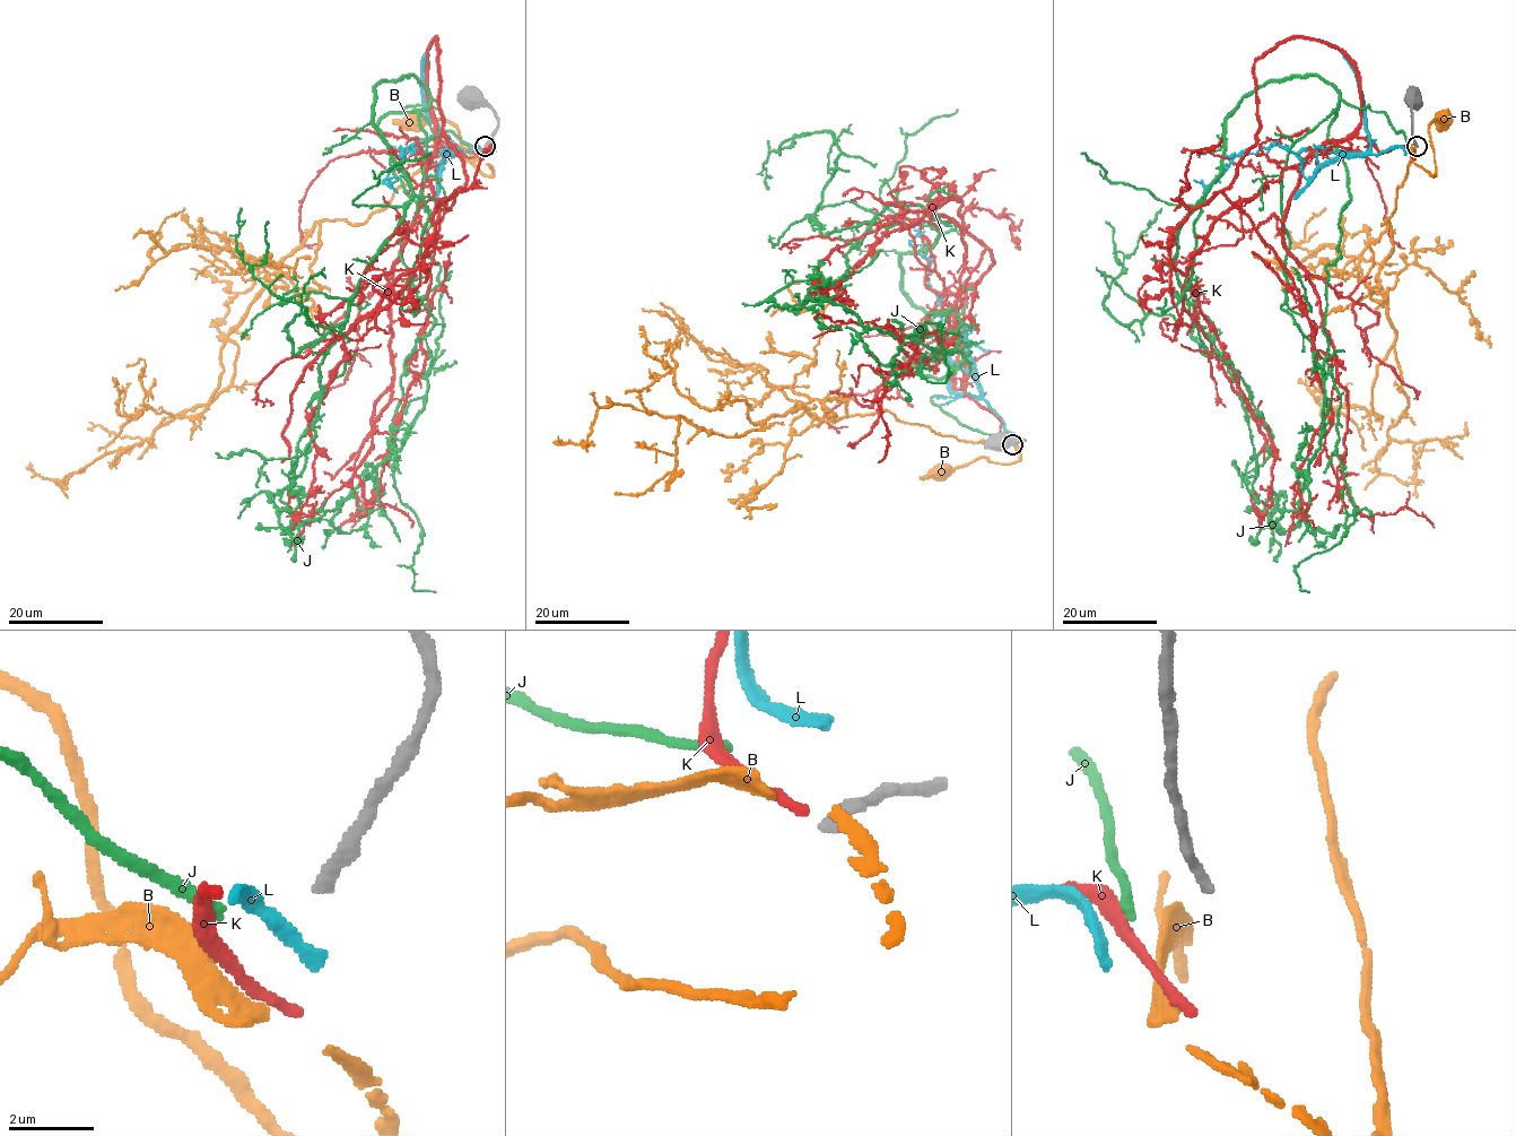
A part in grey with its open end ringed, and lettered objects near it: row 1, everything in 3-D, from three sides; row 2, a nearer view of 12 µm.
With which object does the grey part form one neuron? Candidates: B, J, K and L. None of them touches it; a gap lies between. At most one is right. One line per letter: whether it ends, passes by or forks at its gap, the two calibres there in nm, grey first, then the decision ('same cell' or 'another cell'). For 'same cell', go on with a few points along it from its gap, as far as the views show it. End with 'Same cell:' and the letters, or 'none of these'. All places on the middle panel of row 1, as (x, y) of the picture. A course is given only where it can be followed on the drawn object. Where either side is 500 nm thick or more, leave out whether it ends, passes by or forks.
B: it ends; calibres 300 and 300 nm; another cell
J: it ends; calibres 300 and 280 nm; another cell
K: it ends; calibres 300 and 320 nm; same cell; course (1008, 442), (966, 392), (953, 308), (961, 230), (906, 211), (839, 284), (844, 303), (819, 282)
L: it ends; calibres 300 and 400 nm; another cell
Same cell: K

